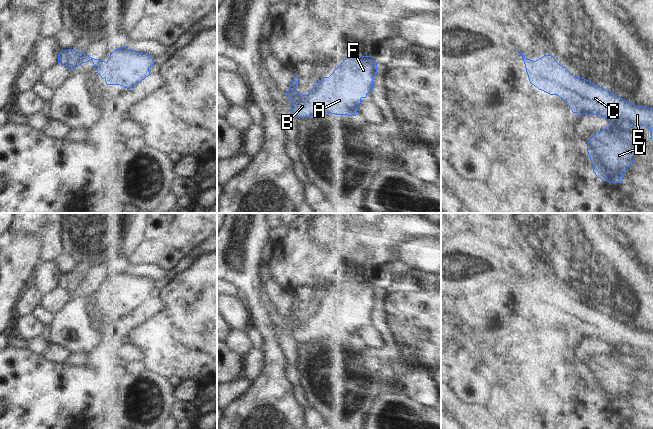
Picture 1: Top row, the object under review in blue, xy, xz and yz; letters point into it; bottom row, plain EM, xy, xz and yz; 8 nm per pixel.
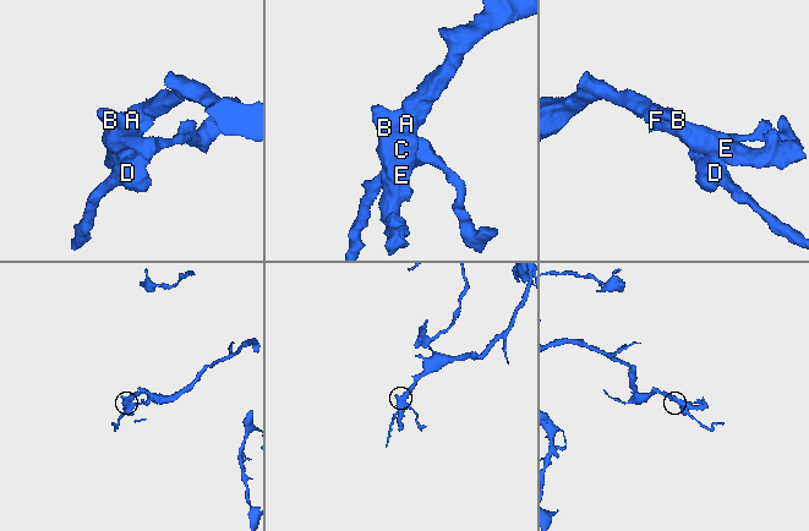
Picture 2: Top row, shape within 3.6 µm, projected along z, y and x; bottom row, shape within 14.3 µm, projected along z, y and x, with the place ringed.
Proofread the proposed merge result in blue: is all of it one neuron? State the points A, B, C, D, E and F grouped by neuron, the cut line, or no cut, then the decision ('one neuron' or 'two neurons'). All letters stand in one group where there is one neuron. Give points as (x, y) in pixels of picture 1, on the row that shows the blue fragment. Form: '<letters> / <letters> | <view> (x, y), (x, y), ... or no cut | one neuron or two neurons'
A B C D E F | no cut | one neuron

